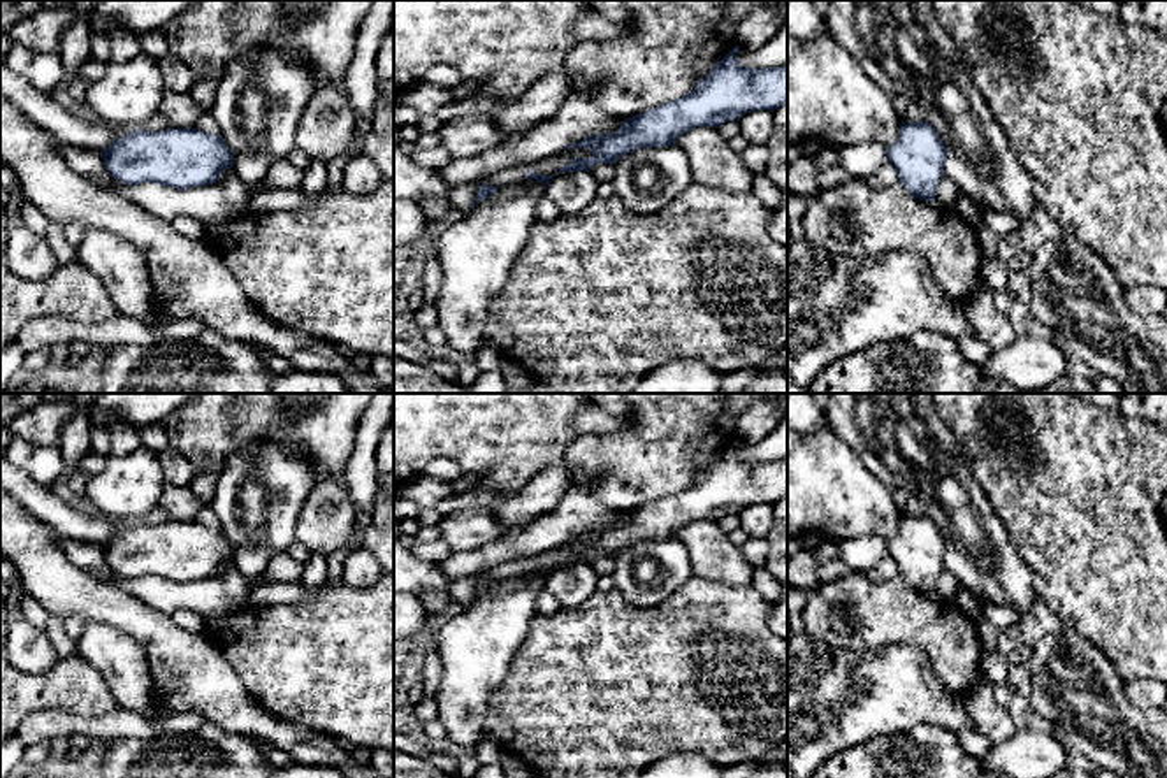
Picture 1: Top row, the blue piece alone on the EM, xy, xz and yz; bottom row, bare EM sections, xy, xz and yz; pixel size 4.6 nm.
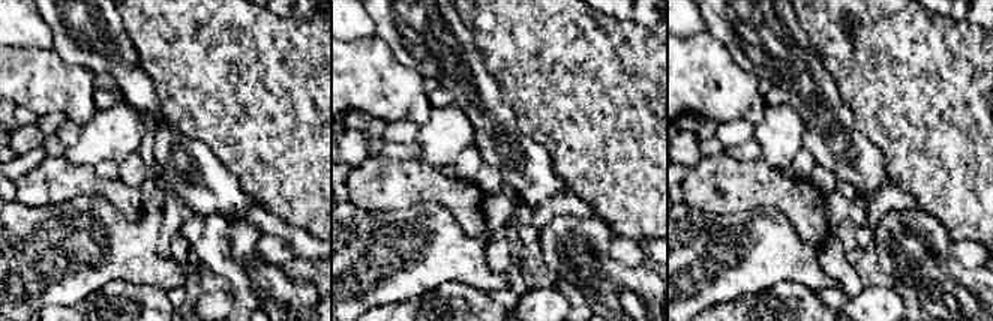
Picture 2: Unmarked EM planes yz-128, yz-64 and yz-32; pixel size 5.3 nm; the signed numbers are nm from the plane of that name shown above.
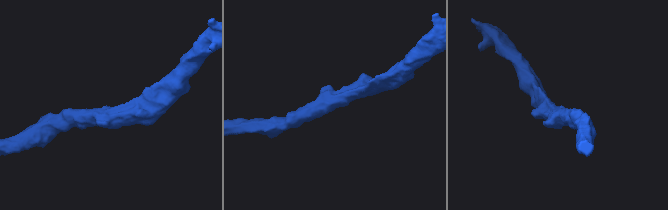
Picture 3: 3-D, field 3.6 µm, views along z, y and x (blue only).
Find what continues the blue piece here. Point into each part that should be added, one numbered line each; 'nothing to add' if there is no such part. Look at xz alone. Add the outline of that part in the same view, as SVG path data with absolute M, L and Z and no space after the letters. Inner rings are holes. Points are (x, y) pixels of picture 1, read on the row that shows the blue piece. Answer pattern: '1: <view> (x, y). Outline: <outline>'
1: xz (647, 180). Outline: M677 144L638 148L613 163L615 195L636 214L666 209L691 184L689 158Z

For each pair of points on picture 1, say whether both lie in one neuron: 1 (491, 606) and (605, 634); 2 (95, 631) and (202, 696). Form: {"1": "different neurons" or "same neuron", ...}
{"1": "different neurons", "2": "different neurons"}

